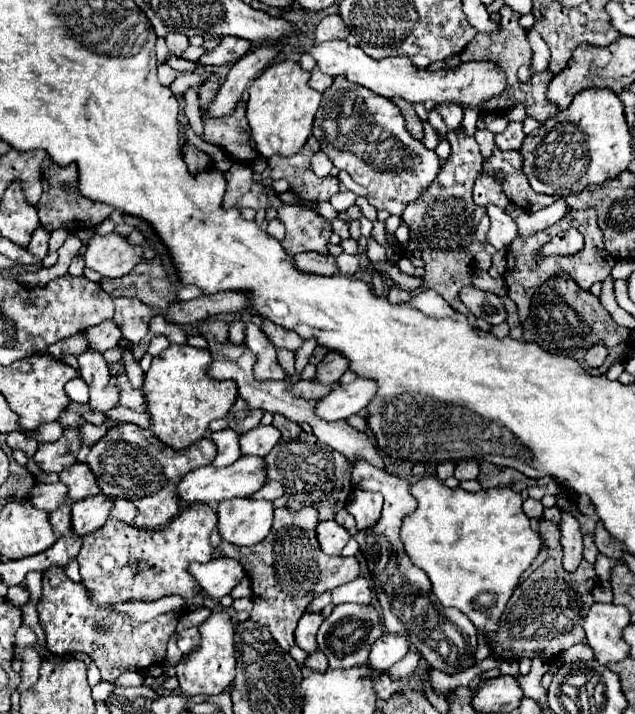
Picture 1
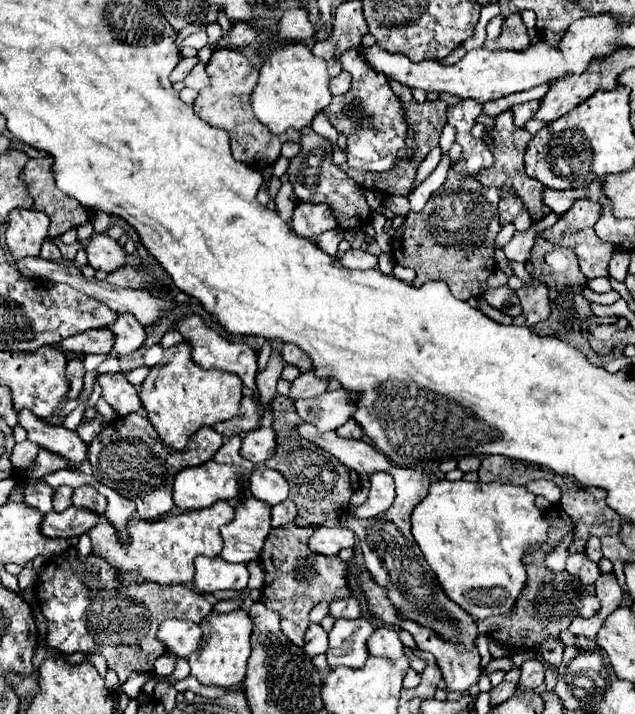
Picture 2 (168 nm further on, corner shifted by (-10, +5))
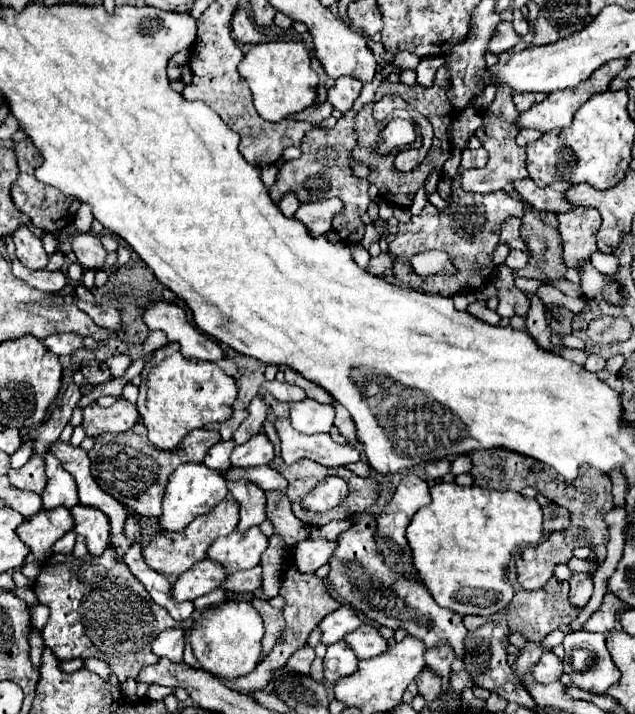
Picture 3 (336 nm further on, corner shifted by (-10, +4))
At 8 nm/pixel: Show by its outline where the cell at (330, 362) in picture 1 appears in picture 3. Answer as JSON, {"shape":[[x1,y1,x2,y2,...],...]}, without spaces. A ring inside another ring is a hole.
{"shape":[[264,380,262,382,262,392,270,392,280,402,298,402,298,400,306,398,306,394,304,394,302,388,290,386,290,384,278,382,278,380,272,380,272,382]]}

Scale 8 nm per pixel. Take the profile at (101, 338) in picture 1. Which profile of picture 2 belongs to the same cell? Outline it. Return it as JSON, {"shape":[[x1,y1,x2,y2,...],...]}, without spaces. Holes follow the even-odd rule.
{"shape":[[92,329,76,333,60,341,60,349,70,353,110,353,112,351,112,333,108,329]]}

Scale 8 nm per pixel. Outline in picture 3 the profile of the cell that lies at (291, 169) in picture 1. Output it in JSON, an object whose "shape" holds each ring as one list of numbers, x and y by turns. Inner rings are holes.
{"shape":[[372,82,364,84,362,94,356,98,354,108,352,108,352,126,346,120,338,120,334,128,322,130,322,128,312,128,308,134,304,134,300,150,302,156,294,162,284,162,284,166,280,168,280,174,276,176,276,184,270,188,270,196,274,198,274,202,280,200,280,194,284,192,298,192,298,198,302,202,316,202,316,200,328,200,328,198,340,198,344,202,344,210,340,214,336,214,332,226,334,232,340,234,342,242,346,244,356,244,362,240,364,236,364,224,360,220,360,214,366,212,368,208,368,182,360,180,352,174,350,170,350,154,356,148,356,134,354,134,354,114,368,102,374,102,374,92,378,86,374,86]]}

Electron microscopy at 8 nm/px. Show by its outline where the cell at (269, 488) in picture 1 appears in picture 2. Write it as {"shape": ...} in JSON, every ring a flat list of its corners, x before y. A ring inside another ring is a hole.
{"shape":[[260,465,250,475,250,491,256,499,278,505,288,497,288,481,266,465]]}

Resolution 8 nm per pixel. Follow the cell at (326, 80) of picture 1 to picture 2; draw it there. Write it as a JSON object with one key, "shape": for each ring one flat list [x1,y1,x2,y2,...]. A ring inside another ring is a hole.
{"shape":[[342,71,338,77,330,79,330,93,332,95,344,95,350,89,350,75]]}

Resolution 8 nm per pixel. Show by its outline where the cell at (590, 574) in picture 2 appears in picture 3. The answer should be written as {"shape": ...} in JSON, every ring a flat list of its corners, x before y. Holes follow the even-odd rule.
{"shape":[[572,572,572,578,568,582,570,582,570,602,574,606,586,606,592,596,592,588,594,588,590,574]]}

